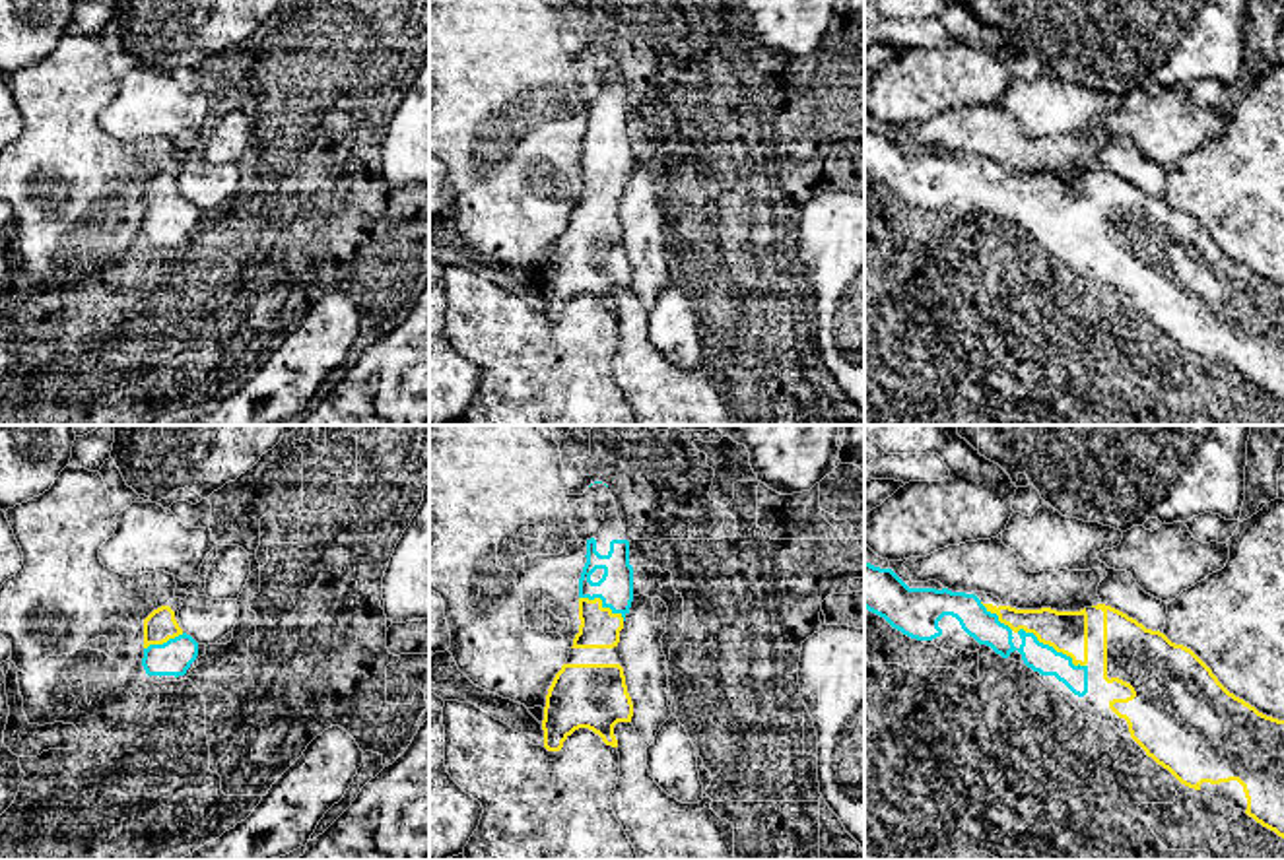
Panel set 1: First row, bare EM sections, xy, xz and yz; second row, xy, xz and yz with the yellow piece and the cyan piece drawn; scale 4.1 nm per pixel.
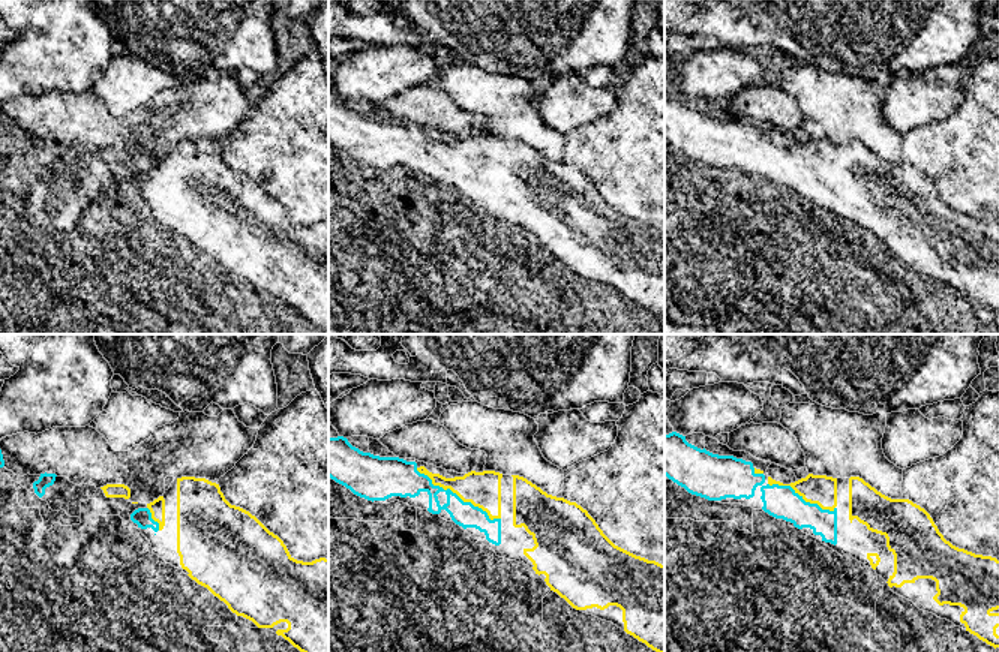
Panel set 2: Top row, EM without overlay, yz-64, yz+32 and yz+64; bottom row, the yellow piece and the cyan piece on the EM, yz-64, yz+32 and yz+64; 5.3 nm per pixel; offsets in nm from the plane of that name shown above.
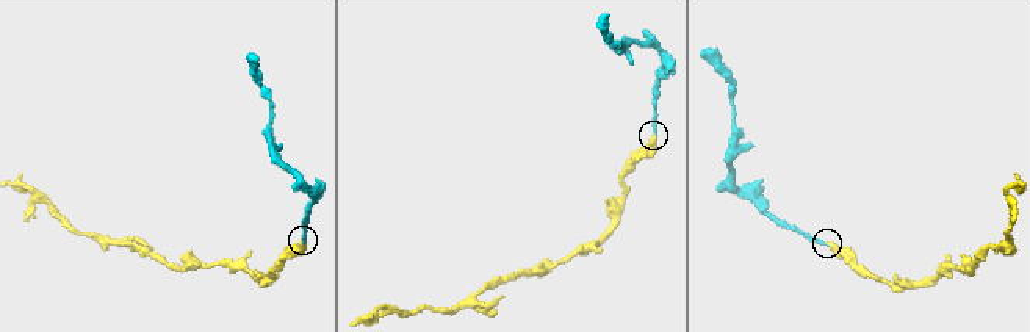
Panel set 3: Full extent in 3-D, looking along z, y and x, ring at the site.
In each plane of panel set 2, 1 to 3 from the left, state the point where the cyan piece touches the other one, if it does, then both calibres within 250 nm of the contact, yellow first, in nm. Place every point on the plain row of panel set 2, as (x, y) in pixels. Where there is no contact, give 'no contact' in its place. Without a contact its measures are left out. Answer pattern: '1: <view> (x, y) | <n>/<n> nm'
1: yz-64 (153, 183) | 80/100 nm
2: yz+32 (458, 159) | 190/140 nm
3: yz+64 (801, 159) | 160/180 nm

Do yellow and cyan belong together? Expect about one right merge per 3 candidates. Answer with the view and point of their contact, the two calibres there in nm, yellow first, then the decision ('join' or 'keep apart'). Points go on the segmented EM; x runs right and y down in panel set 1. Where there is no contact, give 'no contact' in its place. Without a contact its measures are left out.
contact yz (1051, 645); calibres 180 and 120 nm; join

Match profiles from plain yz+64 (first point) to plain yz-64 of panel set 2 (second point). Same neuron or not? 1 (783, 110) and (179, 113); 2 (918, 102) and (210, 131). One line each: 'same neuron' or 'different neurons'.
1: same neuron
2: same neuron

